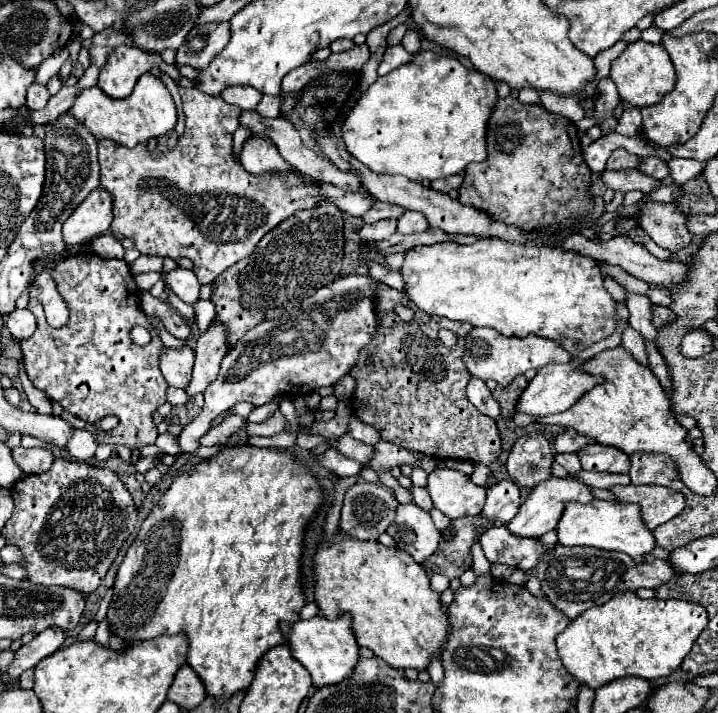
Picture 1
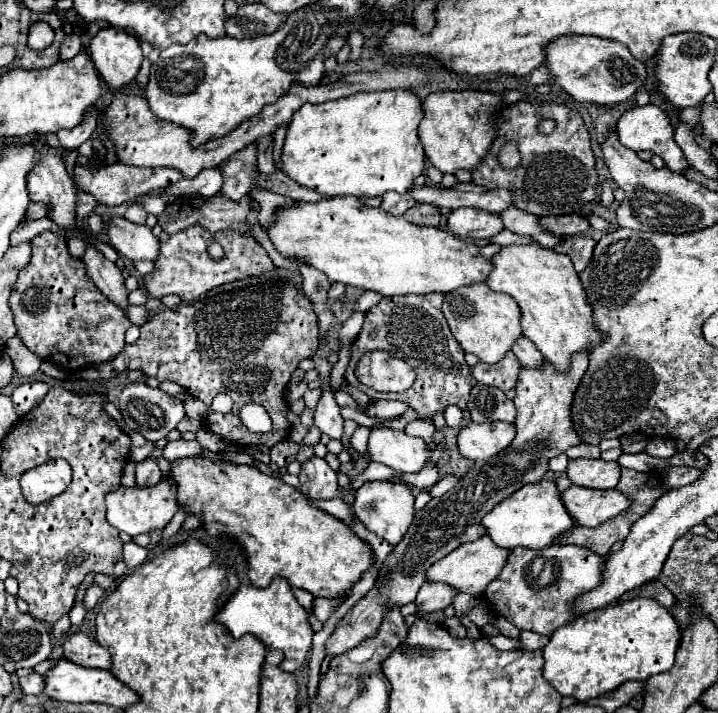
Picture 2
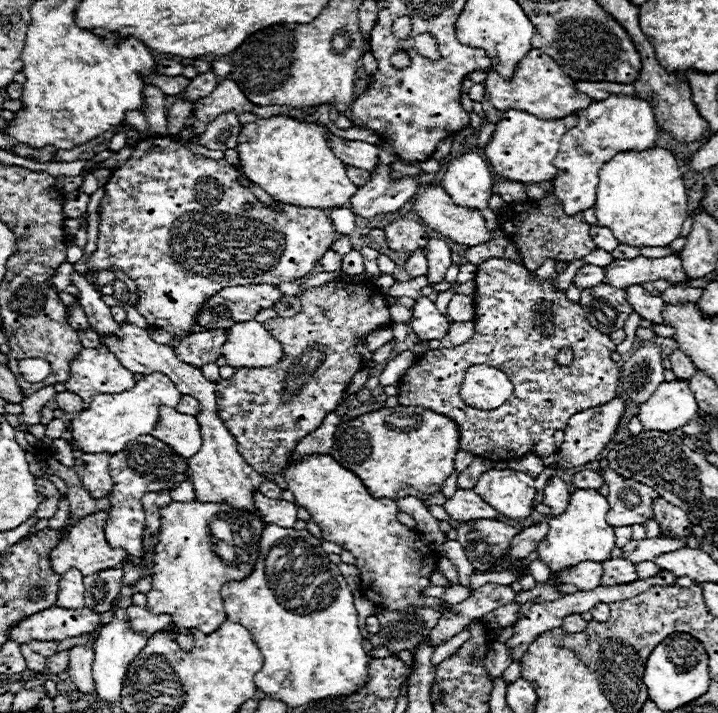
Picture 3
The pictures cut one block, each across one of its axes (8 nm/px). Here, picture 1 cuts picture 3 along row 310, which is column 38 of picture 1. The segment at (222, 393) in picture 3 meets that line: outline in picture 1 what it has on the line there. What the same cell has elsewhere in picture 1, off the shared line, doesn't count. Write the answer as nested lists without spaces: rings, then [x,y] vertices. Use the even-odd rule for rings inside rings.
[[[82,250],[74,256],[58,260],[52,268],[52,276],[56,282],[56,290],[68,304],[70,320],[62,328],[52,328],[46,322],[42,304],[38,300],[28,302],[28,310],[36,316],[36,322],[38,322],[36,332],[30,338],[20,342],[24,366],[26,366],[30,382],[38,390],[42,390],[50,400],[60,402],[66,412],[78,416],[80,420],[88,424],[94,424],[108,414],[116,416],[120,424],[114,430],[96,434],[96,440],[100,444],[122,444],[126,448],[144,448],[148,444],[154,444],[158,432],[156,432],[152,414],[156,412],[160,404],[166,402],[166,388],[168,388],[158,366],[162,342],[158,338],[156,328],[146,320],[146,314],[138,306],[140,292],[128,264],[124,260],[100,258],[92,250]],[[134,326],[144,326],[150,332],[152,340],[146,346],[138,346],[130,338],[130,330]]]

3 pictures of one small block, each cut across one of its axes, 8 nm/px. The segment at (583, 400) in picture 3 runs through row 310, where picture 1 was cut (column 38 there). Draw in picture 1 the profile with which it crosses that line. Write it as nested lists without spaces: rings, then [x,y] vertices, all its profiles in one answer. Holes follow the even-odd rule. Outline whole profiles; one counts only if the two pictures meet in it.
[[[56,458],[48,472],[24,476],[10,492],[14,498],[14,514],[6,522],[2,536],[6,538],[6,544],[22,550],[20,566],[28,572],[28,580],[42,586],[72,588],[82,596],[90,596],[100,586],[120,546],[136,526],[134,500],[120,478],[108,468]]]

